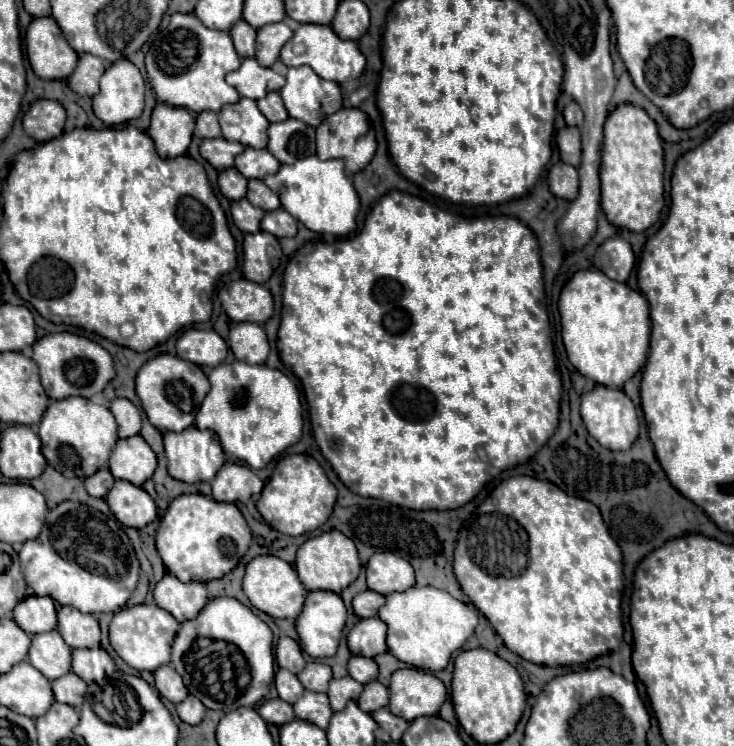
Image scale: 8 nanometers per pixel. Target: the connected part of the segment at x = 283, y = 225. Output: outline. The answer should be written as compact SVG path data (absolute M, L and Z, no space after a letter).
M277 208L277 210L265 214L265 218L261 222L261 230L269 232L277 238L295 236L297 234L297 220L293 216L289 216L289 212L285 212L283 208Z

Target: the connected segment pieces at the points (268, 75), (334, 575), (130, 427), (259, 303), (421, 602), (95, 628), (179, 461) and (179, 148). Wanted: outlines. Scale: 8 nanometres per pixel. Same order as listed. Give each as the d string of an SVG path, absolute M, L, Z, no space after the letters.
M245 58L239 70L227 76L227 82L245 98L261 100L269 92L277 92L285 84L285 76L273 68L263 68L255 58Z
M329 530L321 536L309 538L305 544L299 546L297 550L297 562L295 562L295 572L301 580L301 584L309 590L329 590L329 592L341 592L343 588L347 588L351 582L355 582L355 578L359 576L361 570L361 562L359 562L359 554L355 544L341 534L339 530Z
M115 398L111 402L111 412L119 426L119 438L137 436L141 430L141 414L137 406L125 398Z
M245 278L225 284L219 290L219 300L233 322L265 324L273 316L273 296L269 288Z
M413 586L405 592L389 594L377 616L387 624L385 642L389 652L399 662L427 672L445 670L451 656L463 650L479 624L479 614L475 608L469 608L467 604L453 598L449 592L433 586Z
M73 606L59 608L57 630L69 648L97 648L101 640L97 618L93 614L83 614Z
M195 426L183 430L183 432L167 432L163 436L165 440L165 456L167 456L167 470L169 476L181 482L211 482L217 470L225 464L225 454L221 450L221 444L217 436L211 430L197 430Z
M159 102L151 116L147 134L153 138L161 158L177 158L187 154L193 138L195 120L185 108L175 108Z

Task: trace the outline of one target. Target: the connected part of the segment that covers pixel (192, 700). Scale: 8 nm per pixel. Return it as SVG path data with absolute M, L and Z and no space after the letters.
M187 696L183 702L177 704L177 714L183 722L195 726L203 720L205 716L205 706L201 704L201 700L197 700L195 696Z

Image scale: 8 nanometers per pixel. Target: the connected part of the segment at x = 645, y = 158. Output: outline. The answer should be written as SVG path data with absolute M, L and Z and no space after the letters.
M633 104L617 106L603 126L603 162L601 162L601 208L607 220L617 228L645 232L659 220L663 198L663 140L657 124L643 108Z

